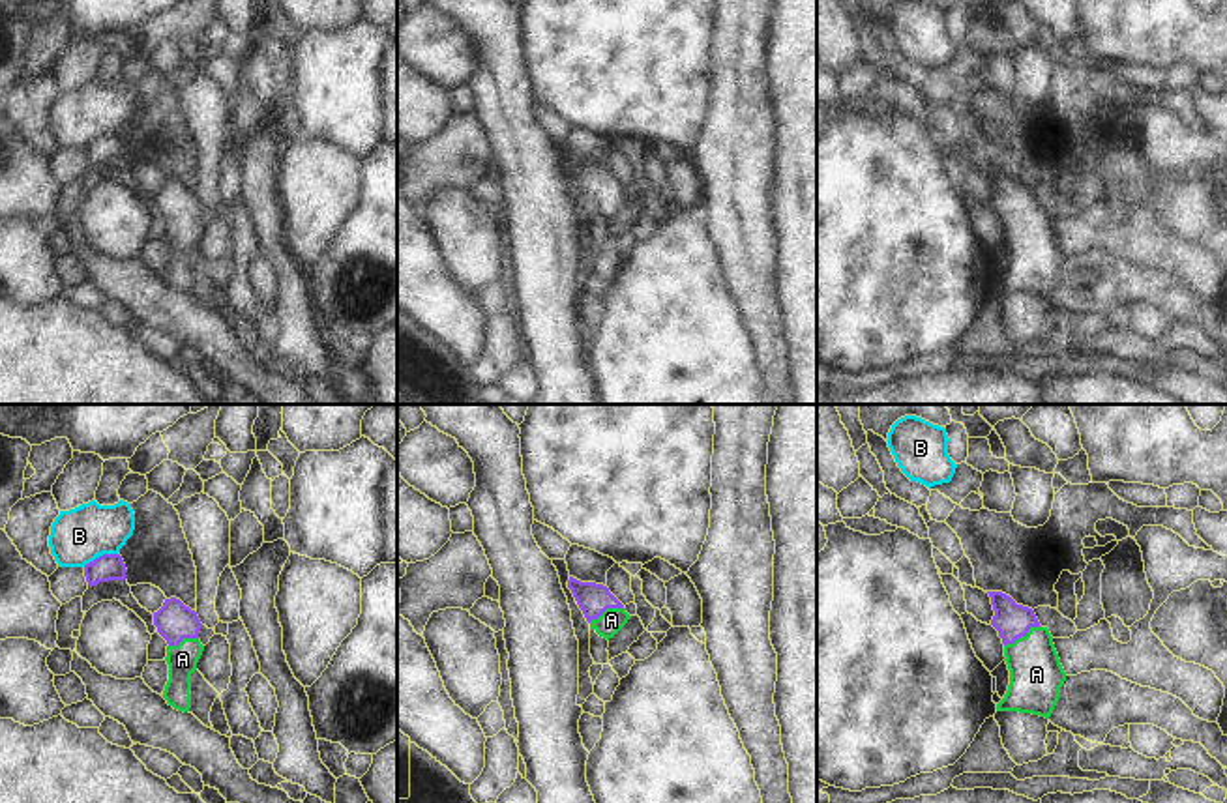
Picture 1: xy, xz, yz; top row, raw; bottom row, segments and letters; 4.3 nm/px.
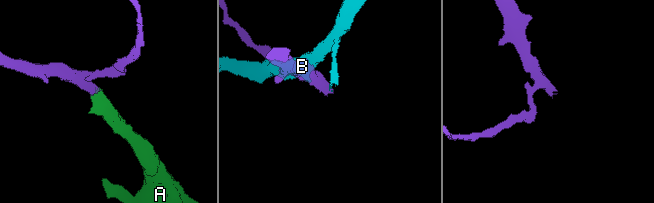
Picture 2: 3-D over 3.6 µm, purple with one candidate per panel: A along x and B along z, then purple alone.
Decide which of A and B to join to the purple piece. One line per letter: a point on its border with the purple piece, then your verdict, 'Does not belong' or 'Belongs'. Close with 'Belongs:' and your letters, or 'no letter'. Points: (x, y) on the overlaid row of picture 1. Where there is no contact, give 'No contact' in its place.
A: Touches purple at yz (1021, 635). Belongs
B: Touches purple at xy (100, 556). Does not belong
Belongs: A

